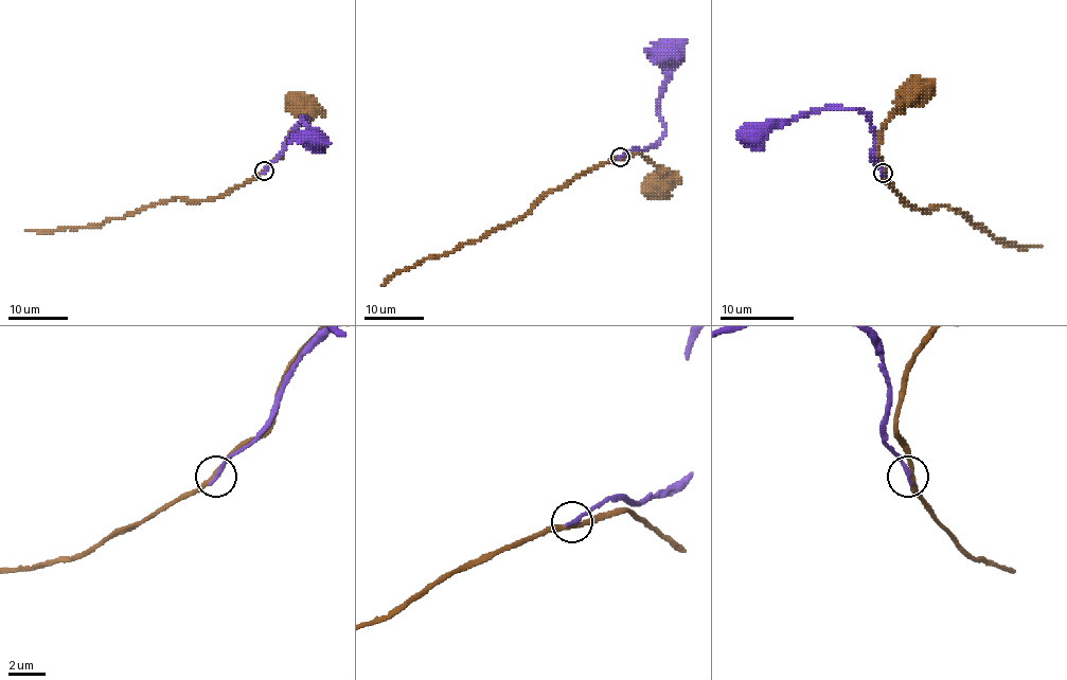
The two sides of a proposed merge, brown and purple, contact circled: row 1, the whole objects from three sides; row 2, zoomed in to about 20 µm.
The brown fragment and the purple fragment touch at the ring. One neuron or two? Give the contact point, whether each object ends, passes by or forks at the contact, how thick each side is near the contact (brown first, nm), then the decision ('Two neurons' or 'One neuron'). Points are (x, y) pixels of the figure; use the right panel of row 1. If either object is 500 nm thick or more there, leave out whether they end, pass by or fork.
Place: (883, 173). At the ring brown passes by. At the ring purple ends. Thickness 240 nm (brown) against 240 nm. Two neurons

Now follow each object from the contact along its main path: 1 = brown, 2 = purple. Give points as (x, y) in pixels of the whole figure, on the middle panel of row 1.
1: (620, 157), (547, 192), (518, 218), (394, 272), (380, 286)
2: (620, 157), (632, 149), (650, 148), (664, 133), (659, 101), (667, 83), (670, 54)

